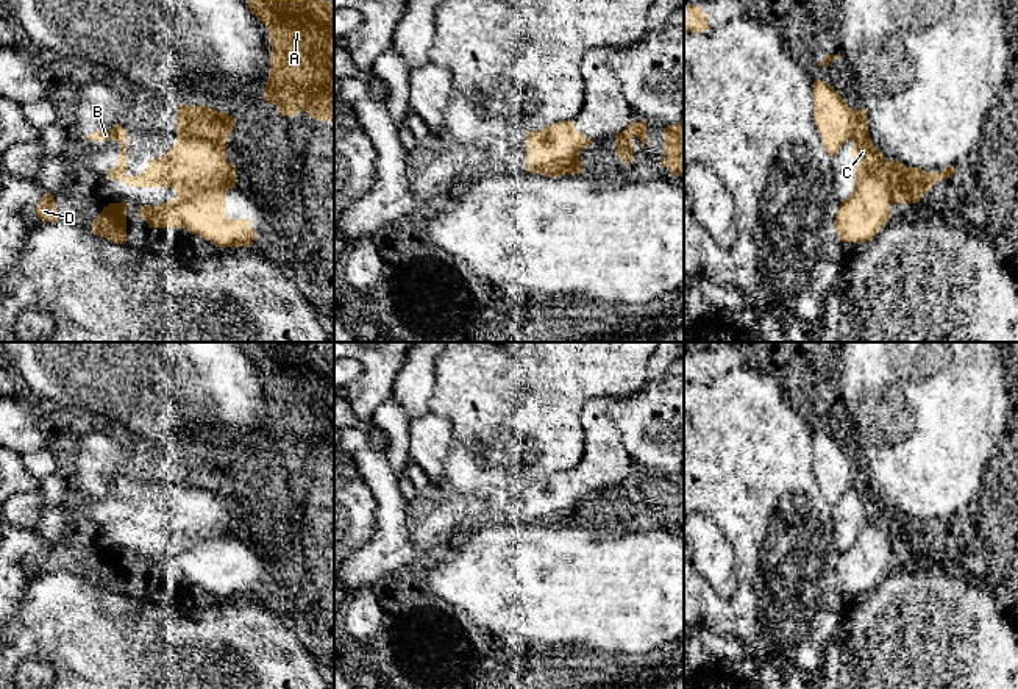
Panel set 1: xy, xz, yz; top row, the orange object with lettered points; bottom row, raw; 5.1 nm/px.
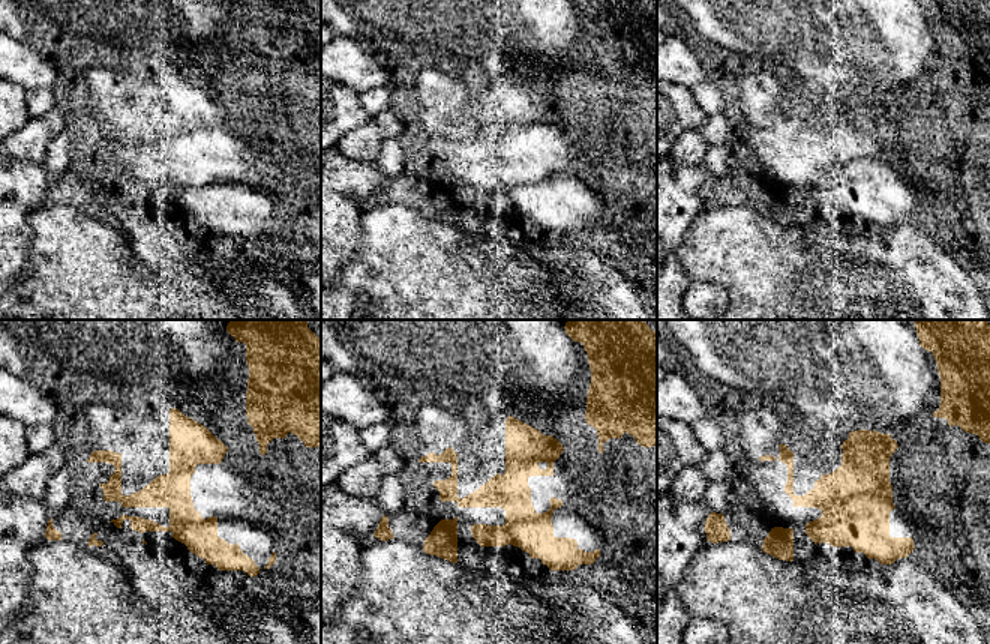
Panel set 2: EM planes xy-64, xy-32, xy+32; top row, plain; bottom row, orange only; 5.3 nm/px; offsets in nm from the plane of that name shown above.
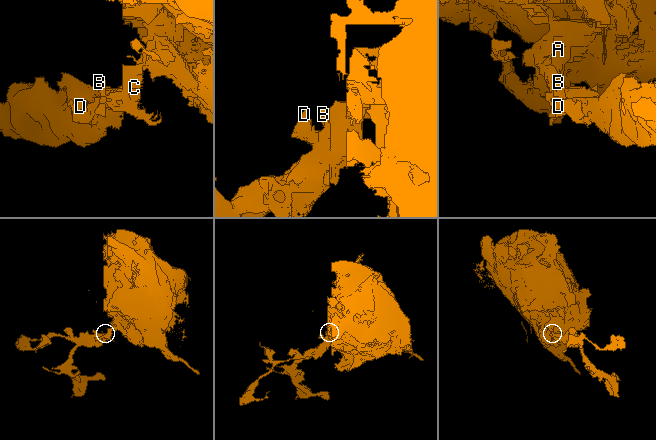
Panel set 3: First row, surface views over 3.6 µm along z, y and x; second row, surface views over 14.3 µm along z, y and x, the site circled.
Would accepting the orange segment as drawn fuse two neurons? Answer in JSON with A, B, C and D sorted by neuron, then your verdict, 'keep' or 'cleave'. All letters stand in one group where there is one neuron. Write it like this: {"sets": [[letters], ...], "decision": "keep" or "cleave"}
{"sets": [["A"], ["B", "C", "D"]], "decision": "cleave"}

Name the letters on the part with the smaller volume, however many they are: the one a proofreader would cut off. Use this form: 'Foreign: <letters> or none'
Foreign: B, C, D

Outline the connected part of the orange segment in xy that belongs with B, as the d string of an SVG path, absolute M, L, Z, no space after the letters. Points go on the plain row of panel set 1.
M189 456L192 462L209 466L220 475L215 481L176 481L176 492L158 509L150 509L148 517L141 525L126 525L126 480L120 473L109 481L98 480L86 486L86 491L119 491L120 506L114 519L108 520L111 531L125 531L136 537L172 537L175 548L158 556L141 556L139 566L148 578L187 578L190 584L200 584L203 591L211 591L215 597L248 597L258 581L251 580L250 569L228 569L225 544L236 537L236 516L226 511L226 487L236 478L236 470L215 462L209 456Z

